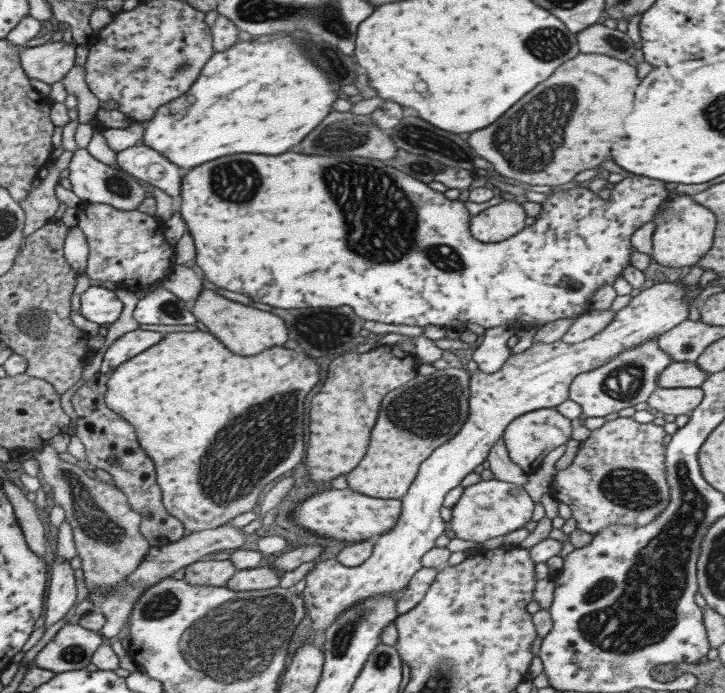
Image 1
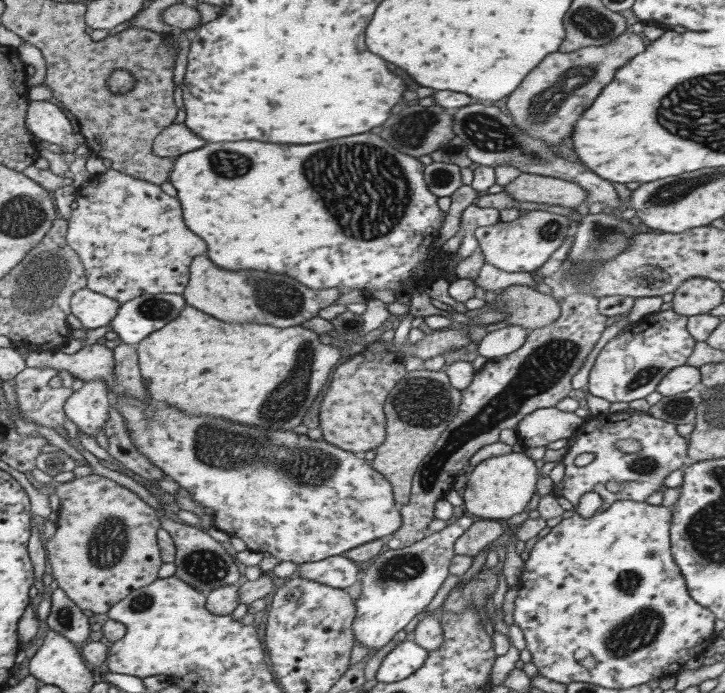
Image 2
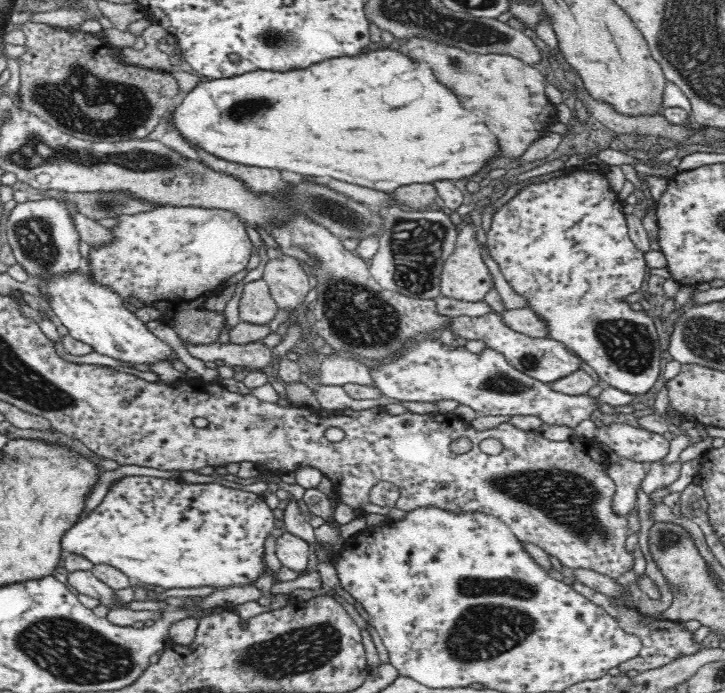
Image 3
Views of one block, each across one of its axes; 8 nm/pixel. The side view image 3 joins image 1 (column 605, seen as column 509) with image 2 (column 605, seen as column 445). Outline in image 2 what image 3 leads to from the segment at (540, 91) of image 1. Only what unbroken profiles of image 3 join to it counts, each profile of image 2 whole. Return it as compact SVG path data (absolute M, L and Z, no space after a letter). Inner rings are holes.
M625 30L617 39L604 46L595 47L592 45L591 47L579 48L574 52L556 51L547 54L541 59L541 64L531 69L531 72L523 78L523 84L519 84L519 88L515 87L515 90L507 95L505 108L509 112L508 116L512 119L515 127L519 127L521 131L541 139L545 145L549 146L551 142L559 142L561 138L569 136L573 120L595 100L597 90L601 90L603 84L607 84L615 76L615 69L621 68L621 64L625 64L627 60L636 56L639 52L643 52L641 36L631 33L630 30Z

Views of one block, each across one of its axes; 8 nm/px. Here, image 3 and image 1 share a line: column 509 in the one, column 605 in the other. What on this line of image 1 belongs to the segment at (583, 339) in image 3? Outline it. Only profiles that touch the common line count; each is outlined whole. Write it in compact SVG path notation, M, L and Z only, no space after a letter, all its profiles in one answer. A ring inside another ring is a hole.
M285 152L281 156L251 156L251 154L233 154L233 156L223 156L223 158L217 158L217 160L211 160L207 164L199 164L199 168L191 168L185 176L181 178L180 182L181 188L181 218L185 220L185 226L193 238L193 244L195 244L195 258L194 262L197 262L197 266L203 270L201 276L205 276L205 284L208 285L211 282L219 288L225 288L225 290L231 290L231 292L239 292L239 294L247 294L251 300L255 302L263 302L263 304L269 304L269 306L277 306L277 308L337 308L337 306L349 306L349 308L355 313L355 315L365 320L373 320L375 322L384 322L385 324L407 324L407 326L422 326L426 328L427 326L435 325L444 327L445 329L459 330L462 332L466 326L467 322L471 324L478 324L484 329L493 328L495 326L508 326L519 328L524 326L525 323L531 323L535 327L540 327L541 325L551 322L553 320L559 319L559 317L575 317L581 315L581 313L586 312L590 308L590 298L593 293L603 284L613 284L613 281L617 280L617 277L621 276L621 272L625 266L629 264L629 256L634 250L630 244L630 236L633 231L637 230L645 222L651 221L651 217L655 215L659 203L663 202L668 195L671 195L670 185L659 180L653 180L651 178L645 178L645 176L637 176L635 174L619 180L613 188L608 200L603 200L597 194L589 192L589 188L583 188L583 186L576 186L567 190L560 190L557 192L547 193L547 198L541 202L541 211L534 218L534 222L523 227L517 234L507 238L507 240L492 241L491 243L482 243L475 240L469 234L469 214L467 209L463 205L463 201L459 199L449 200L443 193L432 190L427 187L424 182L420 180L415 180L411 176L403 173L403 171L393 168L390 164L385 165L382 160L365 158L360 156L348 157L341 154L329 154L325 156L305 156L305 154L295 154L295 152Z

